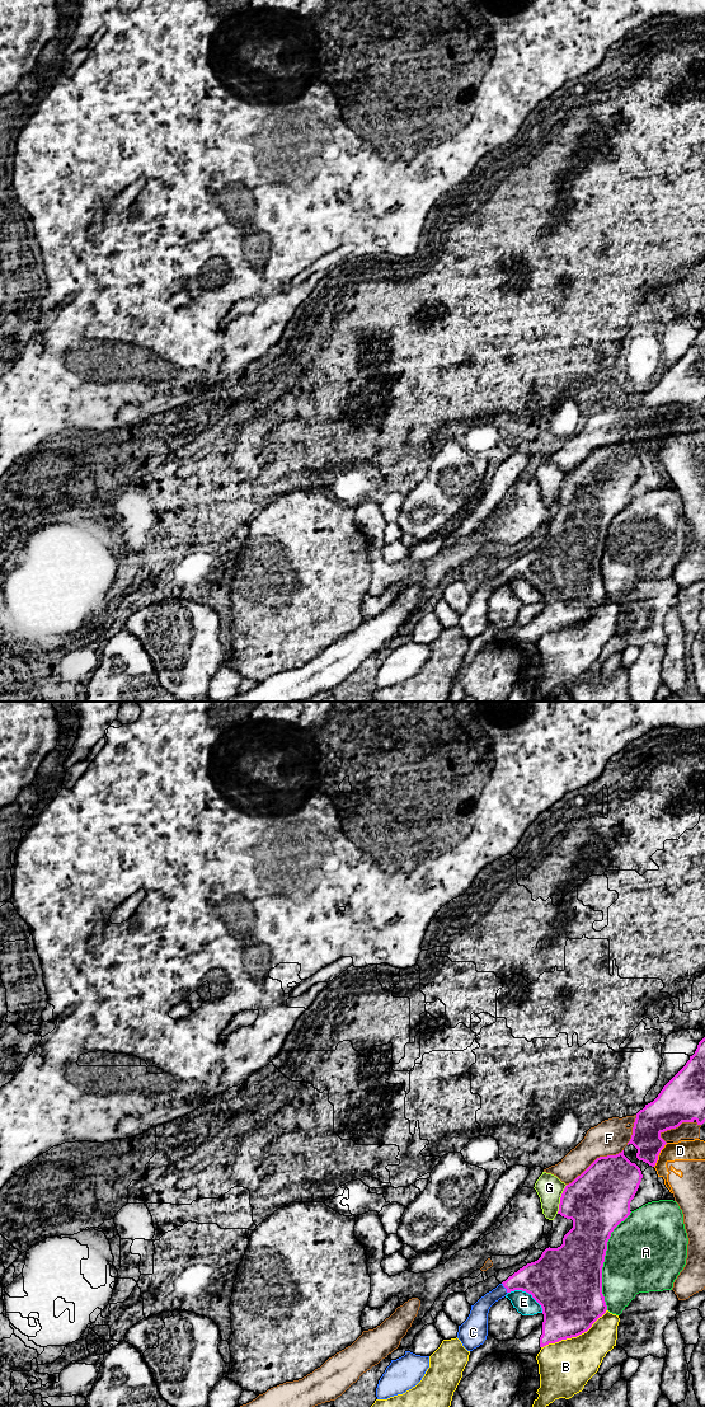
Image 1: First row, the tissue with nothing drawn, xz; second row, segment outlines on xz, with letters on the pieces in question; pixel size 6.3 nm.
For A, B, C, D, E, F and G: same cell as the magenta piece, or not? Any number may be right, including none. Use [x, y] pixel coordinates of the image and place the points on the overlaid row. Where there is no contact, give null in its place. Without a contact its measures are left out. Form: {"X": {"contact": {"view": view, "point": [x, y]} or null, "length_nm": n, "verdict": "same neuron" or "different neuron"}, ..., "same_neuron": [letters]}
{"A": {"contact": {"view": "xz", "point": [604, 1261]}, "length_nm": 650, "verdict": "different neuron"}, "B": {"contact": {"view": "xz", "point": [574, 1336]}, "length_nm": 480, "verdict": "different neuron"}, "C": {"contact": {"view": "xz", "point": [504, 1286]}, "length_nm": 80, "verdict": "same neuron"}, "D": {"contact": {"view": "xz", "point": [658, 1154]}, "length_nm": 180, "verdict": "different neuron"}, "E": {"contact": {"view": "xz", "point": [529, 1293]}, "length_nm": 260, "verdict": "different neuron"}, "F": {"contact": {"view": "xz", "point": [596, 1159]}, "length_nm": 420, "verdict": "different neuron"}, "G": {"contact": {"view": "xz", "point": [560, 1199]}, "length_nm": 200, "verdict": "different neuron"}, "same_neuron": ["C"]}

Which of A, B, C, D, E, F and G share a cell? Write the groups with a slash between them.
A / B / C / D F / E / G

